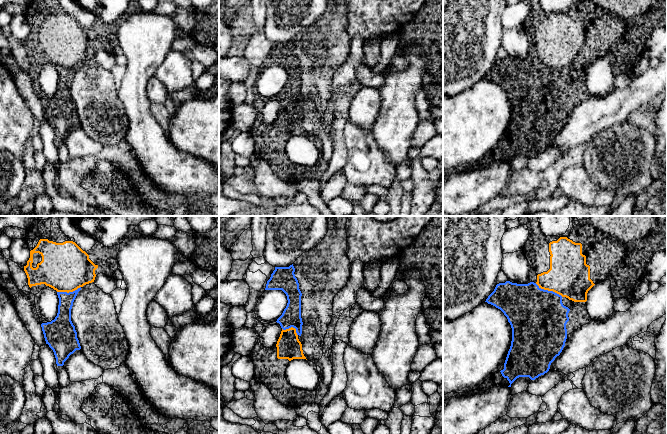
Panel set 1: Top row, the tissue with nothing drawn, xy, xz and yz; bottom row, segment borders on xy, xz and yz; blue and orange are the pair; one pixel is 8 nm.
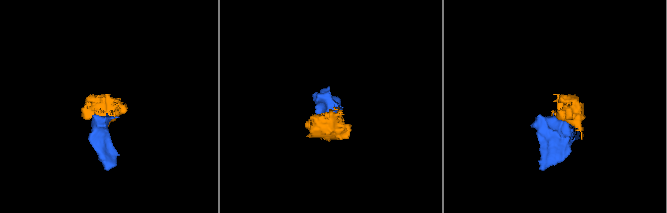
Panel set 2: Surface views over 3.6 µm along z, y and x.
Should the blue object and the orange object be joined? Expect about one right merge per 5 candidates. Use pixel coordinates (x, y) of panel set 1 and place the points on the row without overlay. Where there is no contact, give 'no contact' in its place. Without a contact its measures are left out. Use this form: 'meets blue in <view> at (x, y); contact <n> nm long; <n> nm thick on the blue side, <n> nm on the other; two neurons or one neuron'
meets blue in yz at (549, 67); contact 240 nm long; 460 nm thick on the blue side, 340 nm on the other; one neuron

